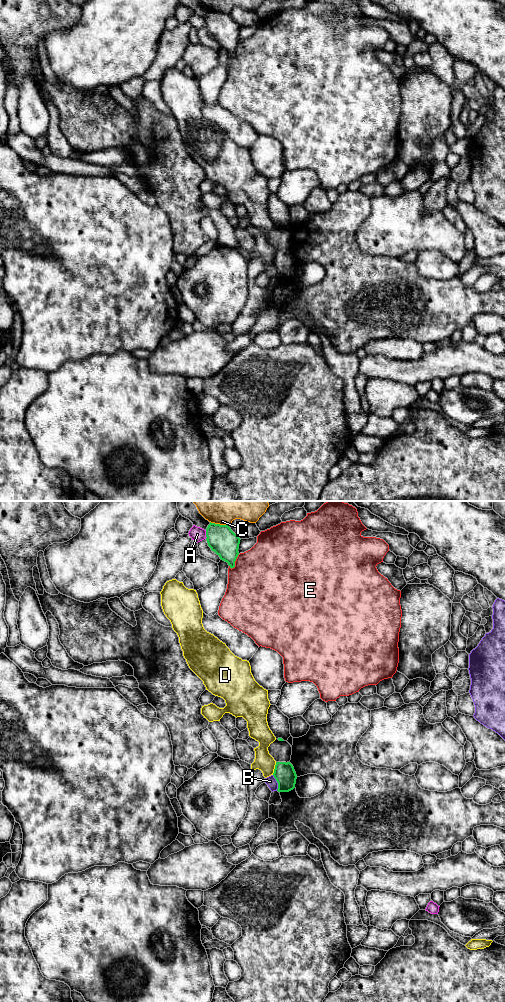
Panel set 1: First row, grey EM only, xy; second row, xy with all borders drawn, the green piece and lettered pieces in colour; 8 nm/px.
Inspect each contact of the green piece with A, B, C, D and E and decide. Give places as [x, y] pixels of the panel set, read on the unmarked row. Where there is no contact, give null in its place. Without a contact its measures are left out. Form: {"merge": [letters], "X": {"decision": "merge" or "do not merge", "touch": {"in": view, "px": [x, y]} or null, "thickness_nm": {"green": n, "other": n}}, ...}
{"merge": [], "A": {"decision": "do not merge", "touch": {"in": "xy", "px": [206, 22]}, "thickness_nm": {"green": 220, "other": 120}}, "B": {"decision": "do not merge", "touch": {"in": "xy", "px": [277, 270]}, "thickness_nm": {"green": 170, "other": 80}}, "C": {"decision": "do not merge", "touch": {"in": "xy", "px": [219, 12]}, "thickness_nm": {"green": 220, "other": 110}}, "D": {"decision": "do not merge", "touch": {"in": "xy", "px": [275, 256]}, "thickness_nm": {"green": 170, "other": 150}}, "E": {"decision": "do not merge", "touch": {"in": "xy", "px": [234, 50]}, "thickness_nm": {"green": 220, "other": 460}}}

